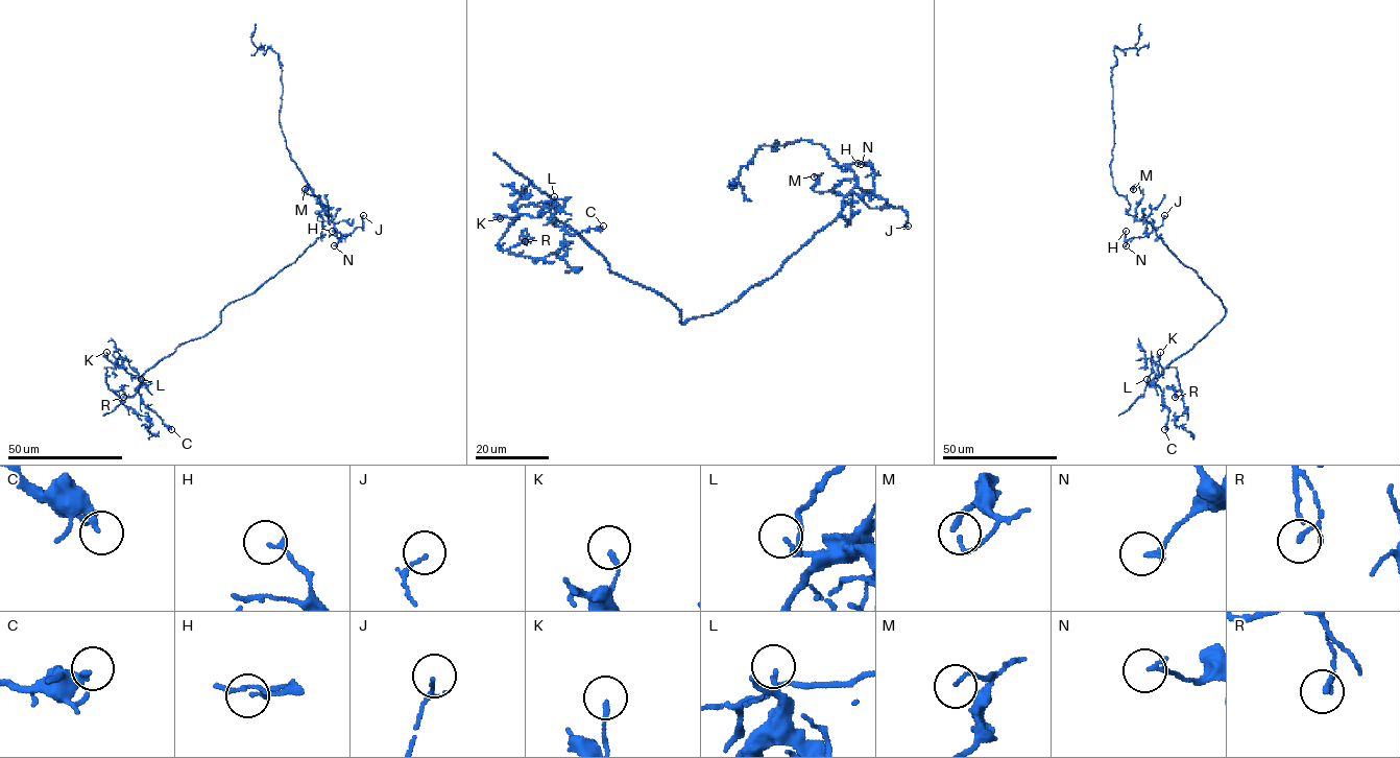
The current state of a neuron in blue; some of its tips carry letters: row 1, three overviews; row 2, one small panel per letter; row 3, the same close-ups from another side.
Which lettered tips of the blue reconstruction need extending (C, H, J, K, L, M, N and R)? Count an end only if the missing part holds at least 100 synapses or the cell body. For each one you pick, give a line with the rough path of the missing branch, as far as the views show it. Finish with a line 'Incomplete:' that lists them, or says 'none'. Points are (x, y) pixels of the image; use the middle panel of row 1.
Incomplete: none

